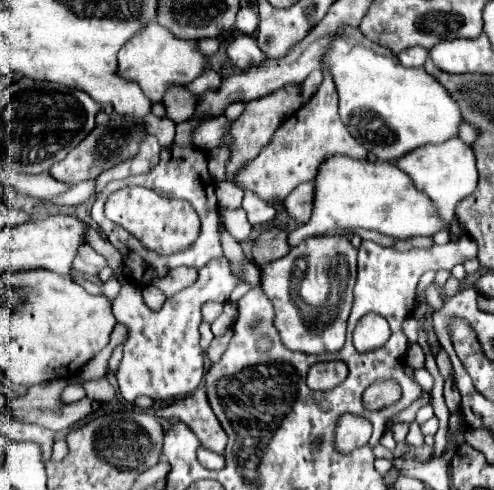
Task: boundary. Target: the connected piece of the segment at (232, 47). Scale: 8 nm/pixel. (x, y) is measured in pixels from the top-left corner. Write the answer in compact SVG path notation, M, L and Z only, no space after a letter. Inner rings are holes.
M236 34L234 40L230 40L226 46L226 54L230 62L242 70L260 64L266 58L264 52L260 52L260 48L256 46L256 40L248 34Z

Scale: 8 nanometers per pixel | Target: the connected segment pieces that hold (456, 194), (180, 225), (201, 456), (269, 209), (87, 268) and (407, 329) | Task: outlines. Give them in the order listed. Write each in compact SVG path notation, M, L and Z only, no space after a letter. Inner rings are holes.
M460 138L446 140L444 144L428 144L424 148L416 148L416 152L408 152L408 156L394 160L394 164L412 178L416 188L420 188L420 192L424 192L432 200L432 204L436 204L436 212L440 212L440 218L444 220L444 230L450 228L454 206L462 198L470 196L478 184L474 152Z
M140 186L120 188L108 196L104 210L112 222L118 222L122 228L134 234L144 244L144 248L156 252L158 256L170 256L182 252L184 248L190 248L200 234L198 214L188 202L166 200L148 188Z
M202 446L198 448L198 460L208 470L222 470L224 468L224 456L214 454L214 452L210 452L210 450L202 448Z
M246 192L244 194L244 202L242 202L246 214L248 214L248 222L252 226L258 226L258 224L264 224L264 222L270 222L276 214L274 206L270 206L268 202L260 200L256 194L252 192Z
M90 246L80 248L80 252L76 254L76 258L72 262L72 270L78 274L84 274L84 276L94 276L104 266L106 266L106 260L100 254L96 254Z
M408 318L404 322L404 334L406 334L408 342L412 342L412 344L418 342L418 330L420 330L420 326L418 326L418 322L414 318Z

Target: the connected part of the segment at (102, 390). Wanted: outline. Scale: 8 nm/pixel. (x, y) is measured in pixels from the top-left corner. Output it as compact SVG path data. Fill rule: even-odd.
M106 376L100 378L100 380L84 382L84 388L86 388L86 392L90 392L90 398L94 398L94 400L98 400L98 402L110 402L110 400L114 400L114 396L116 396L116 392L114 392L114 388L110 386L110 382L106 380Z

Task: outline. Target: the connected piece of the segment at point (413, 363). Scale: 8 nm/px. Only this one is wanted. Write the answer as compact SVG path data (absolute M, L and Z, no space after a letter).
M414 344L412 348L408 348L406 364L408 364L410 368L422 368L422 366L424 366L424 352L420 350L418 344Z

